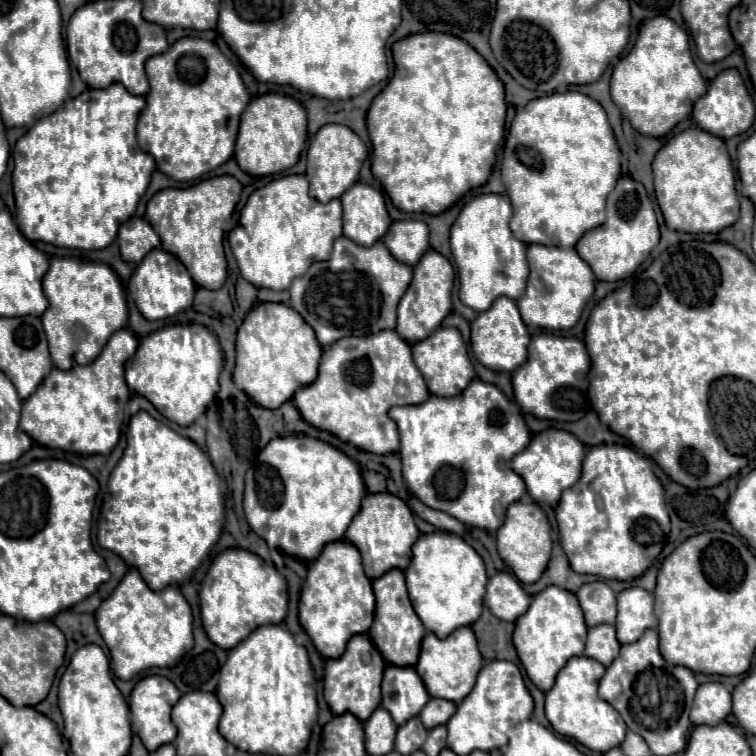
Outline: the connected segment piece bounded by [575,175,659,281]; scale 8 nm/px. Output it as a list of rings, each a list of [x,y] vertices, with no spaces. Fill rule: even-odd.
[[[625,175],[617,181],[613,193],[609,193],[607,197],[605,223],[585,233],[577,241],[575,249],[577,253],[581,253],[581,259],[589,263],[597,279],[619,281],[631,277],[657,243],[659,243],[659,227],[647,191],[639,181]]]

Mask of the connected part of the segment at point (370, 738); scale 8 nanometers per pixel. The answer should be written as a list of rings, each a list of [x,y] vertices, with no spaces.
[[[375,709],[373,717],[363,723],[365,727],[365,747],[369,755],[385,755],[393,751],[393,741],[397,733],[395,721],[389,717],[387,709]]]

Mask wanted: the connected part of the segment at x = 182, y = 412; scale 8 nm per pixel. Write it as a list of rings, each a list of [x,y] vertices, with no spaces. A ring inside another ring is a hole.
[[[169,325],[141,339],[133,361],[125,365],[125,379],[133,393],[149,399],[155,409],[169,421],[187,427],[213,401],[219,389],[219,373],[223,367],[223,351],[217,335],[205,325]]]

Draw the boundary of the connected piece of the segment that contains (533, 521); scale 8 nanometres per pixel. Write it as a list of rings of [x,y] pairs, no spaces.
[[[515,501],[507,509],[507,519],[497,531],[497,549],[521,583],[535,583],[547,567],[551,555],[551,527],[543,509],[533,501]]]

